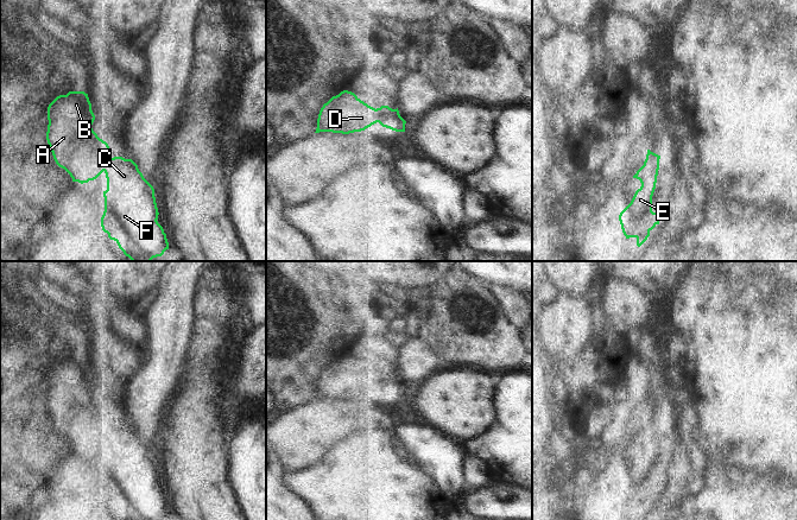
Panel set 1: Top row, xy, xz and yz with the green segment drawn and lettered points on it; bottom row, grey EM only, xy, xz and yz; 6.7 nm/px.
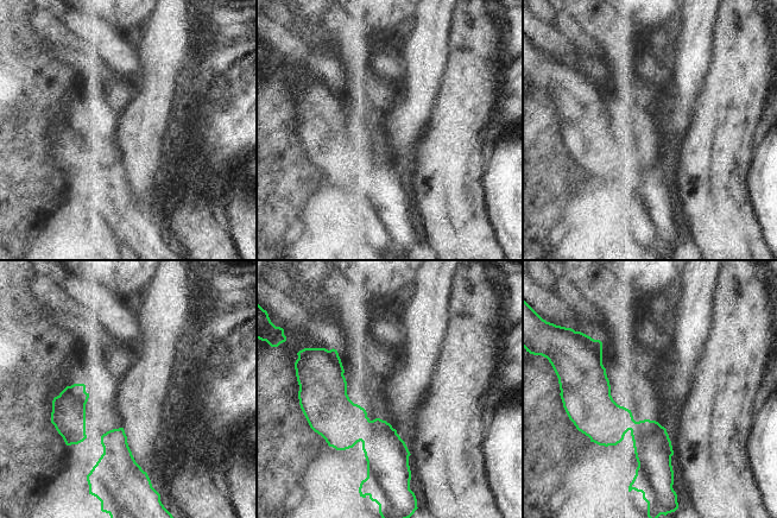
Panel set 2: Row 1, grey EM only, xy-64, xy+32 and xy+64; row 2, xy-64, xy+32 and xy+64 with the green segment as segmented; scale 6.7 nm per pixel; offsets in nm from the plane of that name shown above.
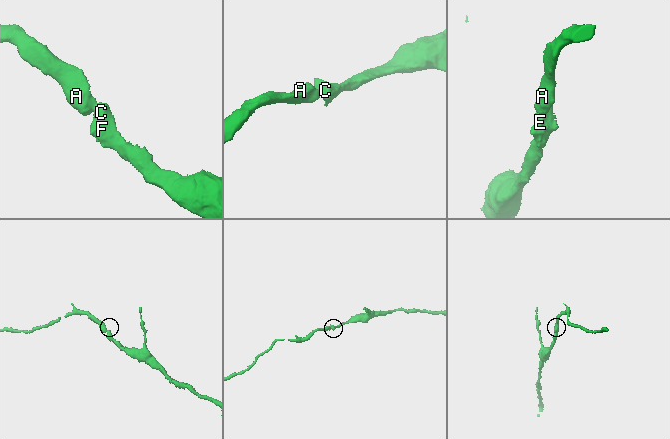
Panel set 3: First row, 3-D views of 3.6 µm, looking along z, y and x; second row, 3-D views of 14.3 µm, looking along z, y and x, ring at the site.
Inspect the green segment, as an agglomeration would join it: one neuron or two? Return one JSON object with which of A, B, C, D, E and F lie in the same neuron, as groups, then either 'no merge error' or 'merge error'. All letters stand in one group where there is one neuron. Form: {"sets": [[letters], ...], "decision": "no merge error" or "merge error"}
{"sets": [["A", "B", "C", "D", "E", "F"]], "decision": "no merge error"}

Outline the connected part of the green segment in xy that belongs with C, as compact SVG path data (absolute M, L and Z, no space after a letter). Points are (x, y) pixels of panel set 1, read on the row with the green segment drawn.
M69 91L57 96L48 107L48 120L46 140L53 159L70 175L72 182L83 184L96 179L102 172L106 173L107 190L103 191L105 211L101 227L108 237L114 240L132 261L151 261L162 256L169 249L169 242L157 221L159 213L154 189L132 159L113 158L108 144L93 131L95 115L88 94Z

